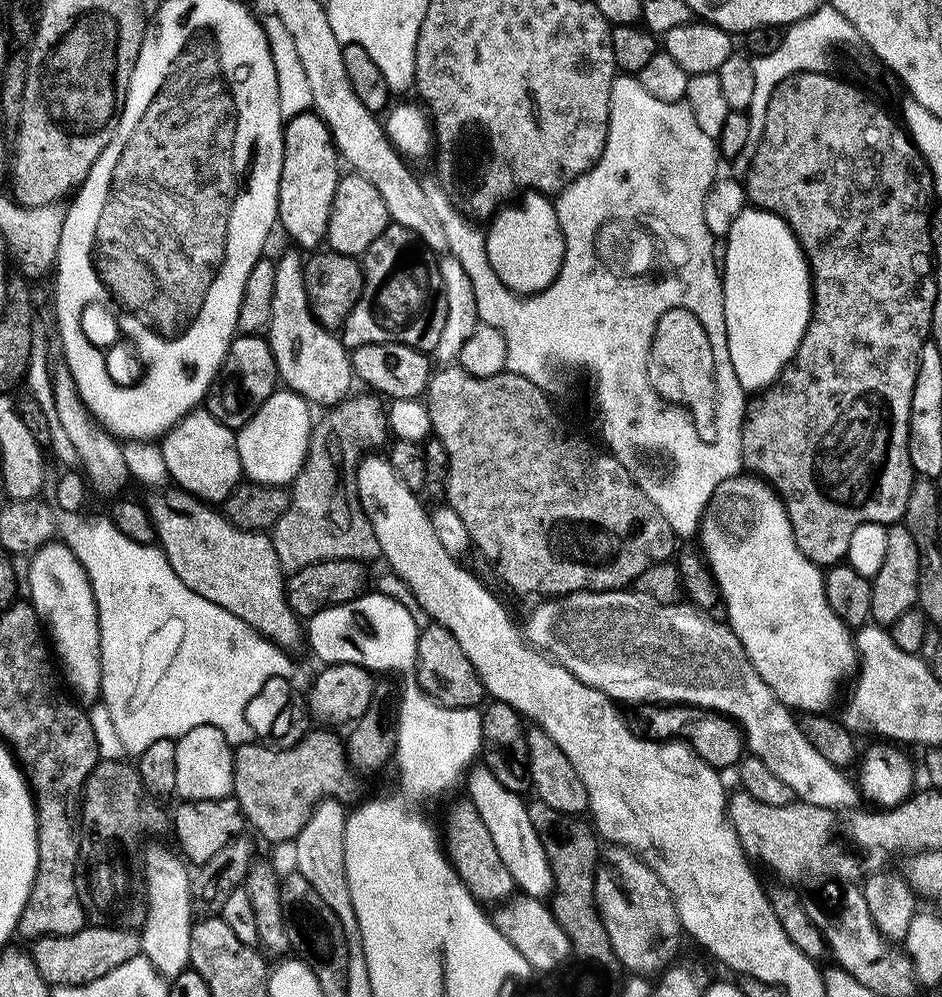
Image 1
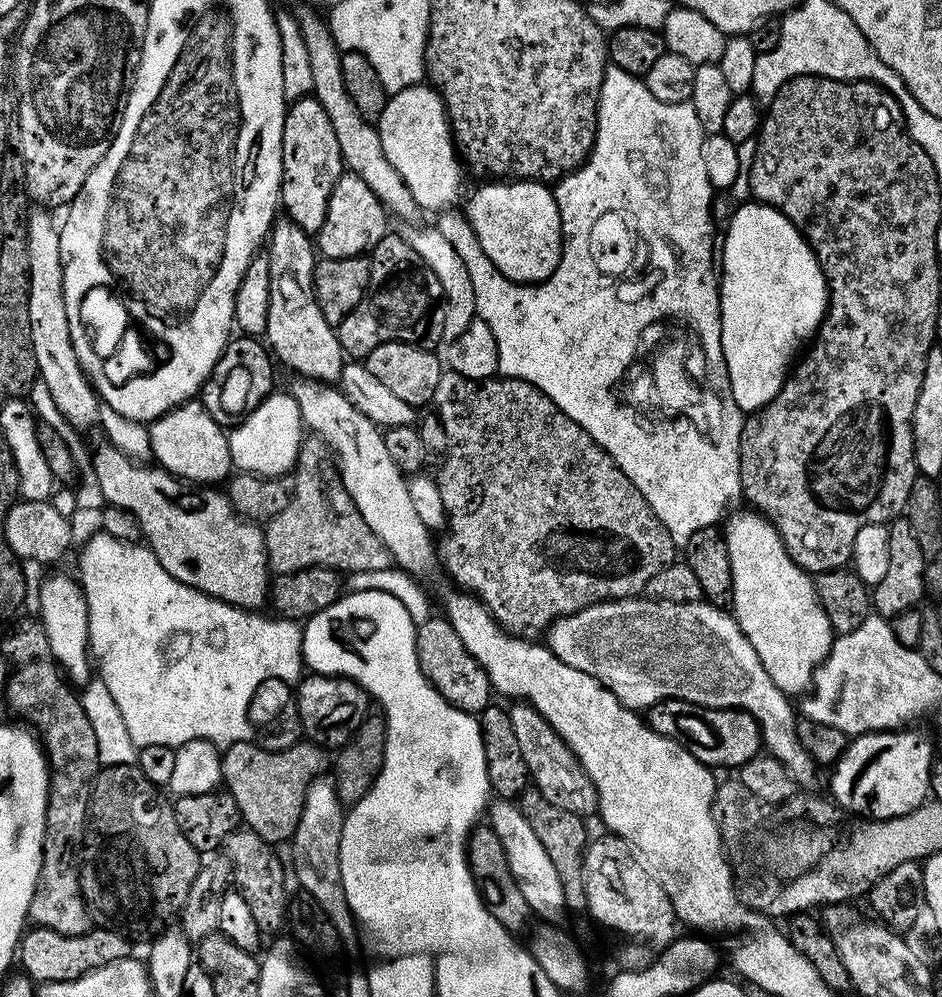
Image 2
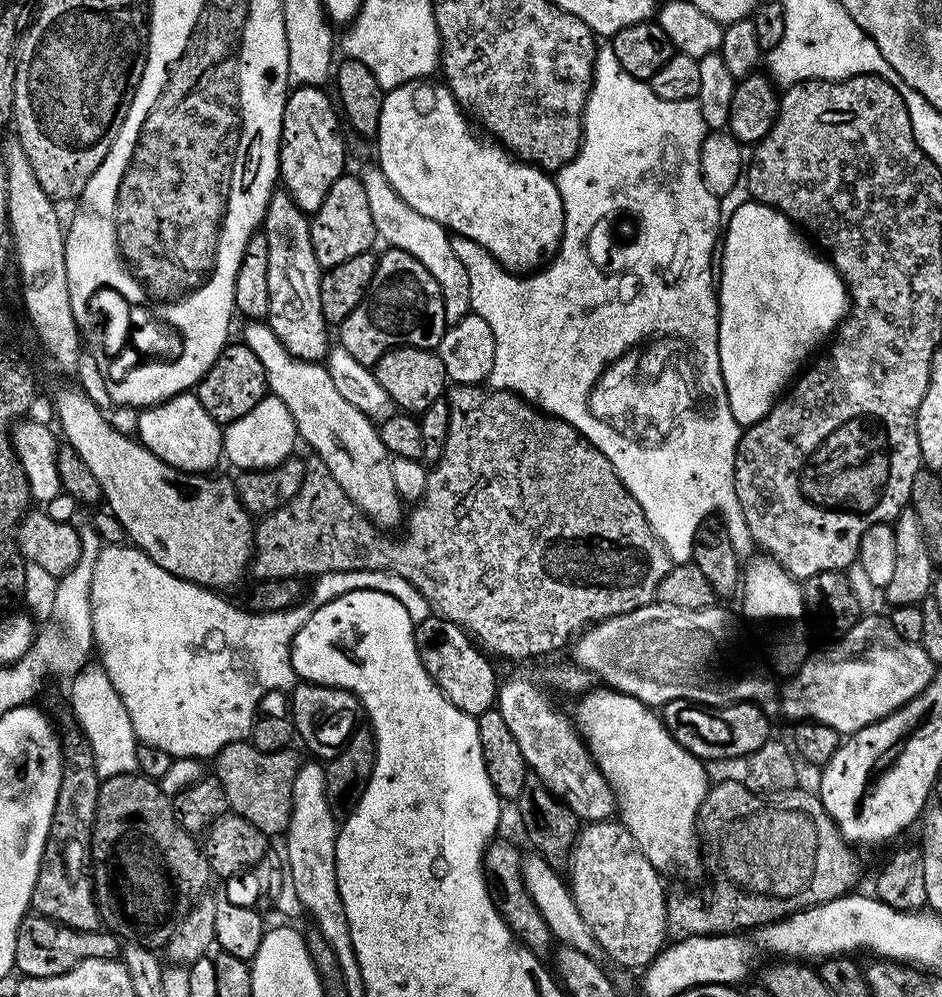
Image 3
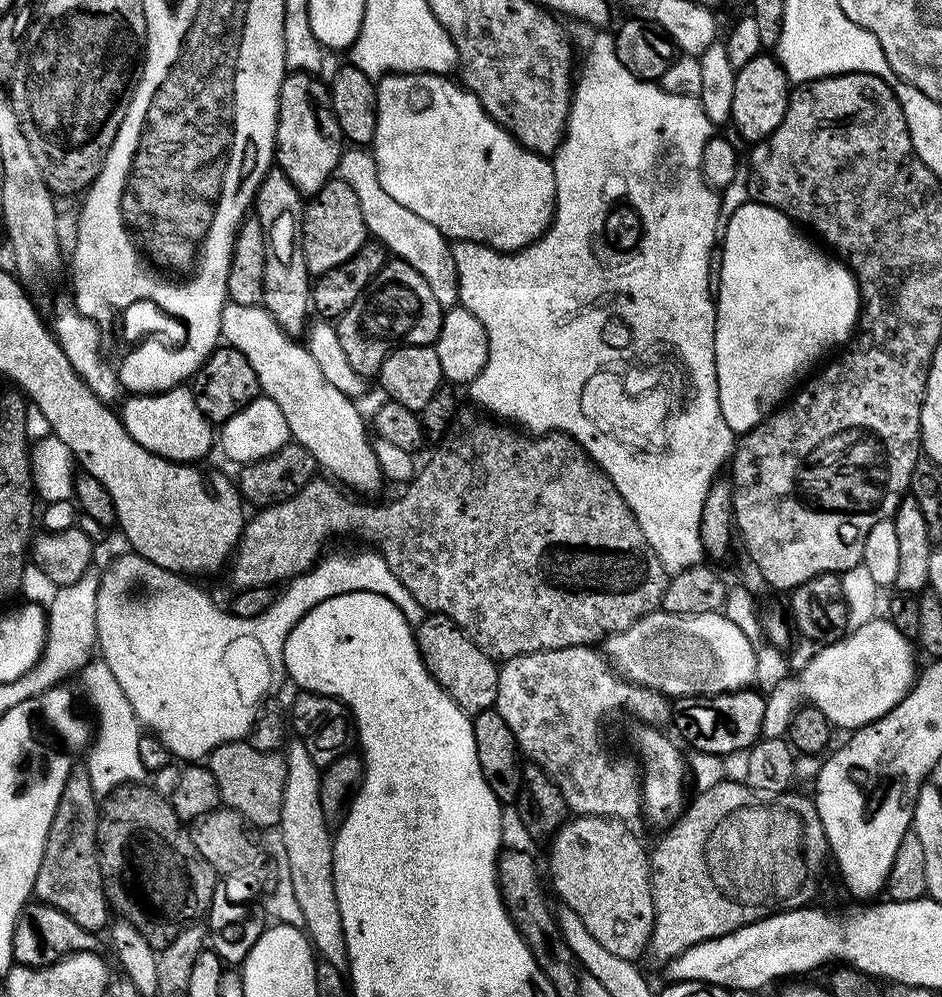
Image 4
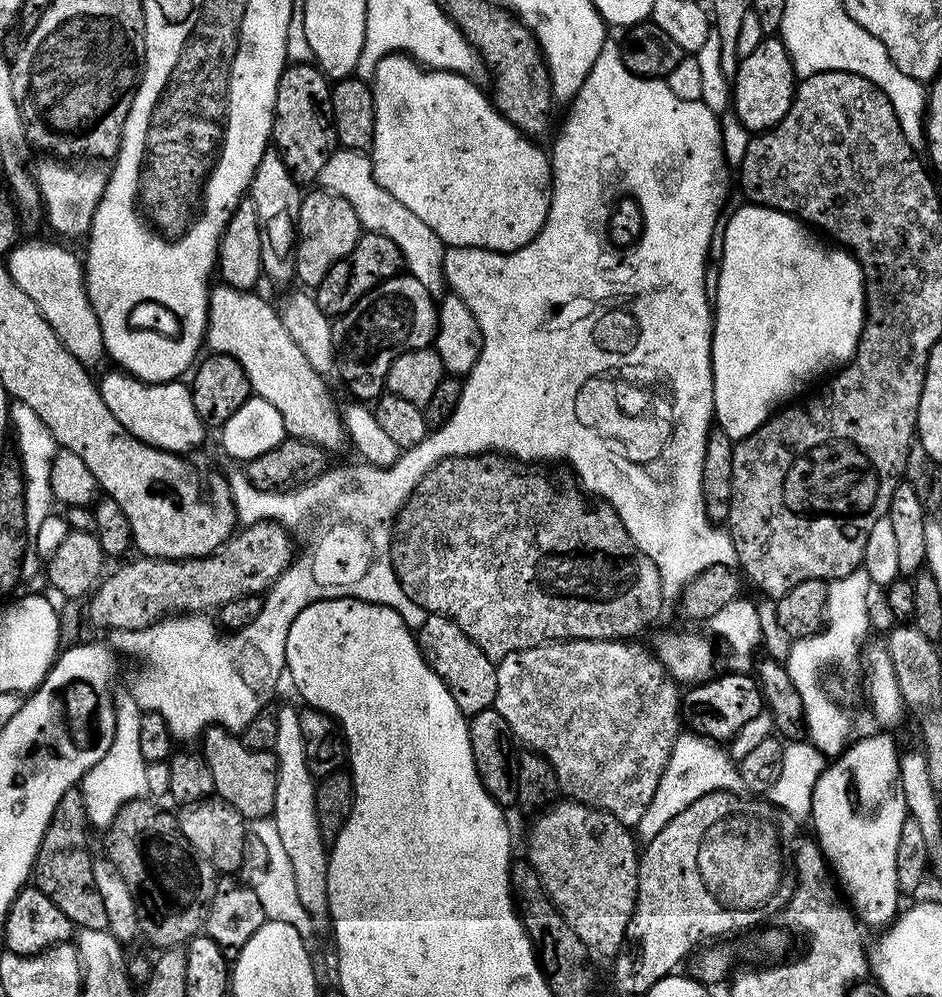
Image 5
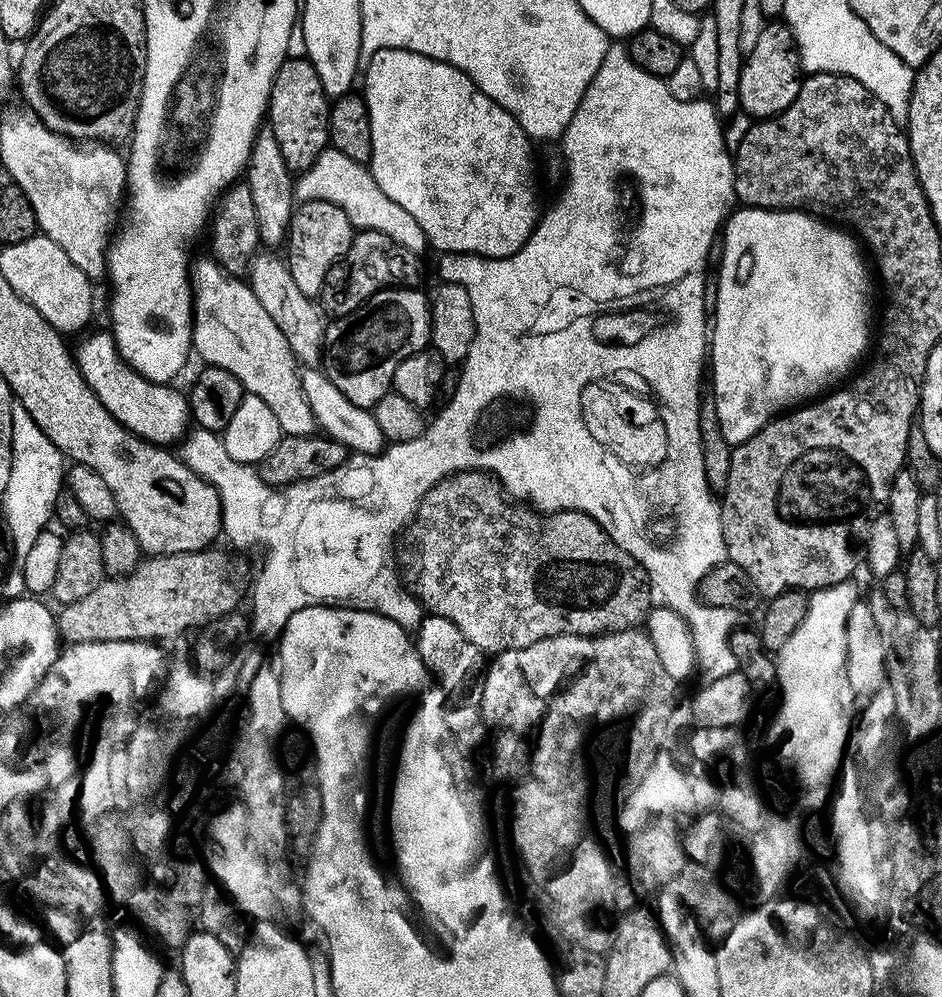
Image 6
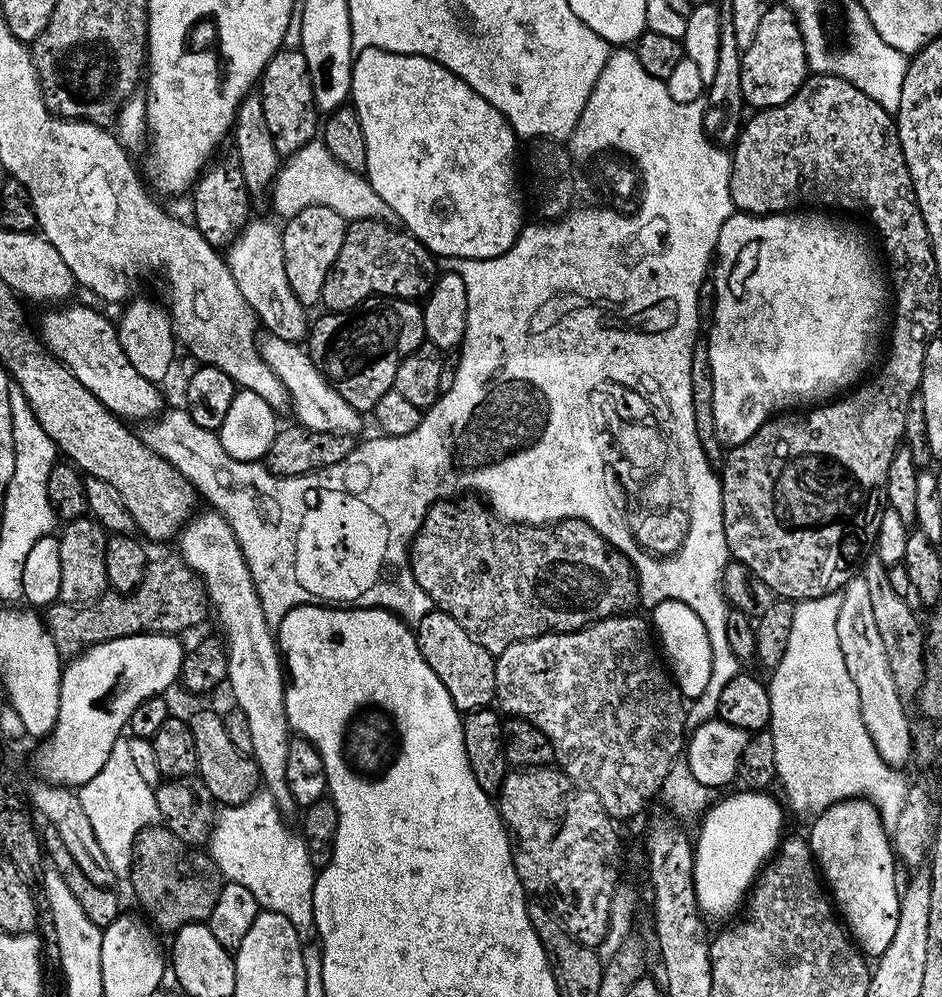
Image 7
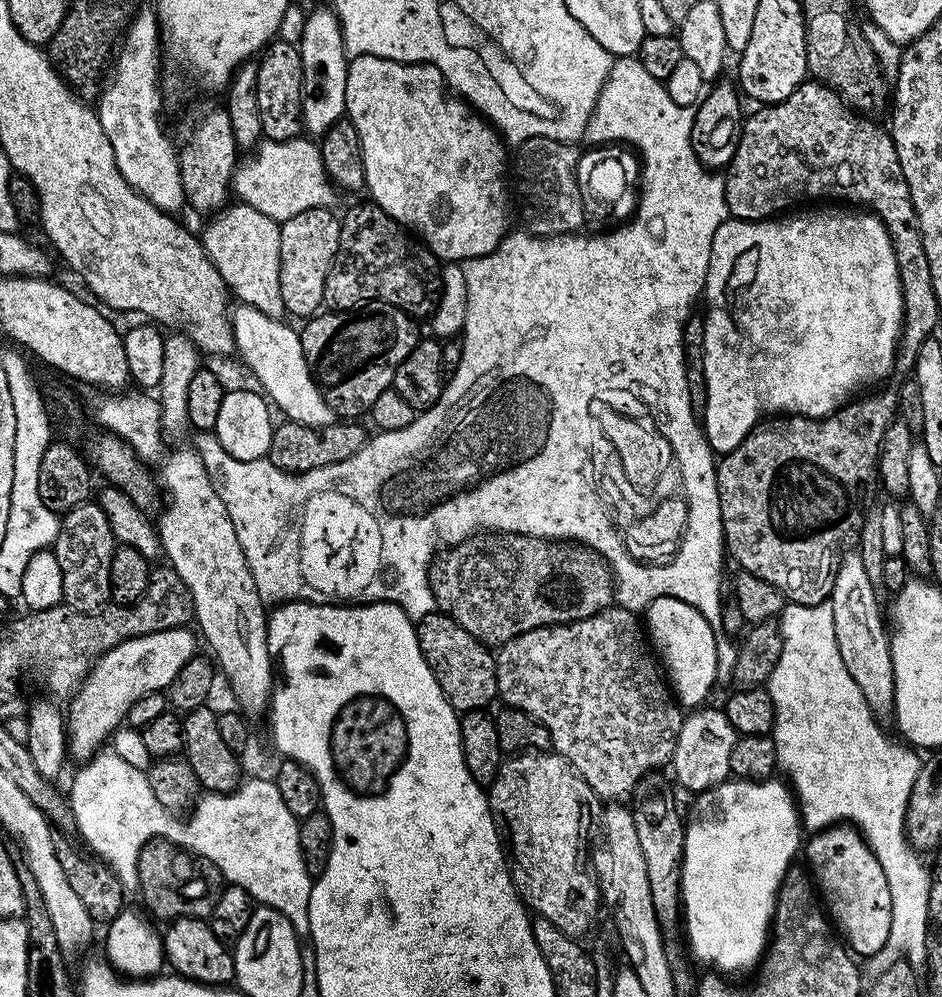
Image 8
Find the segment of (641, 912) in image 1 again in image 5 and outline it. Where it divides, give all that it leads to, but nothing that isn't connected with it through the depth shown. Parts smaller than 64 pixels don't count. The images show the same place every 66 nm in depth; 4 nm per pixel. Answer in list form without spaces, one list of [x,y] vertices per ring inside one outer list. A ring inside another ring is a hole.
[[[567,798],[561,801],[561,804],[546,809],[533,822],[532,829],[528,832],[527,863],[534,866],[538,878],[542,878],[542,886],[547,890],[548,897],[587,948],[596,954],[619,953],[628,934],[632,911],[636,908],[640,869],[637,837],[630,831],[629,825],[624,824],[618,817],[603,812],[601,808],[592,808],[588,804],[580,804],[577,800]]]

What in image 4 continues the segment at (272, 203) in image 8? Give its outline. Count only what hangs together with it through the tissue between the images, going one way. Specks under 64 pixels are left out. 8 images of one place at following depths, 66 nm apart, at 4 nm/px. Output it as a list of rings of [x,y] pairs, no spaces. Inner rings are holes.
[[[360,146],[349,147],[340,158],[338,176],[348,183],[354,194],[358,194],[358,206],[362,206],[362,218],[366,218],[369,237],[383,244],[395,259],[405,260],[410,266],[414,266],[414,270],[418,270],[418,274],[426,278],[426,283],[441,308],[447,310],[457,307],[460,302],[458,270],[454,266],[448,237],[440,233],[438,226],[430,226],[426,218],[418,218],[414,210],[406,210],[406,206],[394,202],[394,198],[390,198],[390,194],[382,190],[376,173],[375,155]]]

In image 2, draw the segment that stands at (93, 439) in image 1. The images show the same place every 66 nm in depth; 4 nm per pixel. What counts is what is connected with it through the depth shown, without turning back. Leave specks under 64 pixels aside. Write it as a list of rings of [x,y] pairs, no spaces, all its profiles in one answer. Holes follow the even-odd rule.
[[[44,208],[29,211],[26,216],[28,225],[28,257],[30,258],[30,342],[34,342],[34,358],[39,383],[44,383],[48,396],[54,407],[60,411],[60,420],[73,425],[74,428],[96,428],[99,421],[99,406],[102,403],[93,383],[84,375],[78,362],[78,354],[74,354],[74,342],[70,332],[74,329],[68,299],[64,296],[64,267],[60,253],[60,230],[57,221],[52,221],[53,213]]]

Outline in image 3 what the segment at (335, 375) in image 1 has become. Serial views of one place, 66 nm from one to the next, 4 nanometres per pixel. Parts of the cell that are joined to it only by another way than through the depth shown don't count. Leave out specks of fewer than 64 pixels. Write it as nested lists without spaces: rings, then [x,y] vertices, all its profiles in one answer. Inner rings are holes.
[[[283,190],[273,191],[270,202],[266,206],[266,214],[262,231],[266,242],[270,242],[270,270],[266,273],[266,279],[270,281],[270,310],[266,317],[269,328],[274,330],[278,342],[286,346],[288,353],[299,360],[323,361],[328,355],[330,341],[328,332],[330,325],[325,322],[322,314],[322,302],[320,301],[320,278],[322,269],[318,258],[314,258],[314,246],[310,242],[310,220]]]

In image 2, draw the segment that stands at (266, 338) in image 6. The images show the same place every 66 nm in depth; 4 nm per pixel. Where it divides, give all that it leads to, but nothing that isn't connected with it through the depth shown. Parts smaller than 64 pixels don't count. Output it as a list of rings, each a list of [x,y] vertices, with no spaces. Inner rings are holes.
[[[296,378],[293,381],[290,395],[294,398],[294,402],[298,402],[298,410],[300,417],[304,419],[305,429],[309,433],[321,436],[332,449],[340,481],[344,484],[346,494],[350,494],[354,506],[358,506],[358,514],[362,514],[366,526],[370,526],[370,530],[374,530],[374,534],[380,539],[382,546],[388,548],[388,553],[391,554],[393,561],[403,571],[420,578],[423,572],[431,570],[432,563],[434,565],[437,563],[438,548],[434,543],[434,538],[432,542],[433,533],[424,525],[422,518],[418,518],[414,505],[410,502],[405,473],[401,472],[398,466],[394,466],[394,458],[390,458],[390,453],[386,450],[384,432],[373,420],[366,418],[366,414],[362,414],[354,407],[351,400],[344,397],[339,387],[329,386],[319,380]]]

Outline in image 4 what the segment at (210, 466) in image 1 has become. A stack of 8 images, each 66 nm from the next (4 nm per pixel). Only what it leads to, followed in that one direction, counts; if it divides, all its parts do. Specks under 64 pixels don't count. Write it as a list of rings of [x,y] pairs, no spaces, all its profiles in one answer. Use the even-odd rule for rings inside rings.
[[[168,386],[151,394],[132,394],[127,398],[129,400],[118,408],[118,415],[124,422],[124,429],[128,431],[130,438],[134,438],[134,442],[138,442],[138,446],[142,446],[162,458],[177,462],[200,462],[196,460],[202,459],[211,450],[212,444],[214,448],[213,425],[202,414],[202,410],[198,410],[192,397],[191,387]]]

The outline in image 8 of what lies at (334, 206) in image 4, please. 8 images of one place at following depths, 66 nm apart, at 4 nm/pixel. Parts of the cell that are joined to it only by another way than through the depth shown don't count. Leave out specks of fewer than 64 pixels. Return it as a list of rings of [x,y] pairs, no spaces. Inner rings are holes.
[[[332,208],[302,210],[302,214],[294,214],[280,224],[280,293],[289,317],[311,318],[321,311],[326,278],[340,245],[341,217],[334,213]]]

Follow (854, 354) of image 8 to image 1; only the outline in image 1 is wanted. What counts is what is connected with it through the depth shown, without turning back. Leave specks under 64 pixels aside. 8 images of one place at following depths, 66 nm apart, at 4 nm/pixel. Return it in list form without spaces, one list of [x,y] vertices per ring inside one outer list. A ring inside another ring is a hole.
[[[755,206],[745,207],[736,218],[727,225],[728,245],[722,248],[722,279],[724,281],[724,305],[726,306],[726,342],[730,350],[730,362],[734,366],[734,374],[738,378],[740,387],[745,393],[755,394],[763,392],[765,388],[780,377],[780,371],[791,362],[792,357],[796,355],[798,346],[802,342],[808,330],[808,320],[812,317],[812,273],[808,267],[808,257],[804,254],[804,249],[796,241],[796,235],[788,227],[786,221],[781,216],[776,216],[772,212],[765,212],[763,208]]]

